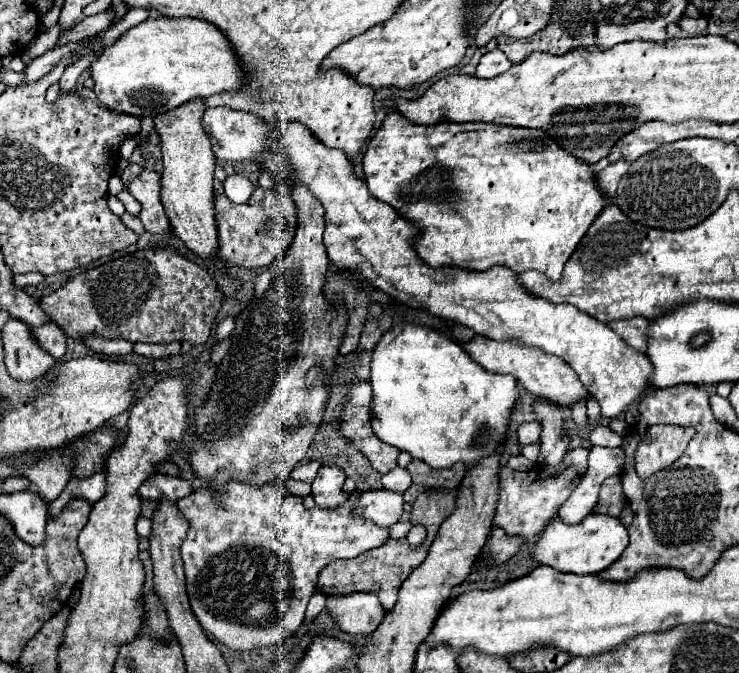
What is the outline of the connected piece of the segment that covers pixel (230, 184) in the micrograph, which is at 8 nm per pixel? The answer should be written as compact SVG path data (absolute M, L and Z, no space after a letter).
M232 174L224 180L224 192L236 204L244 204L250 198L252 190L254 190L254 186L242 174Z

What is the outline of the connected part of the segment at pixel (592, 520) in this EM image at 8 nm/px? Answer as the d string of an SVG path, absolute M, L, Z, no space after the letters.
M590 514L580 524L564 524L556 516L534 542L530 554L538 566L552 566L564 574L598 574L620 558L628 546L628 532L618 524L618 518L606 514Z

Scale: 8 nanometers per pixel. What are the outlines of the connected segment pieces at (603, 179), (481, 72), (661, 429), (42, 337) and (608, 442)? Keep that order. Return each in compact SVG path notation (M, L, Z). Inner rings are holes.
M616 162L616 164L610 164L608 168L604 168L602 172L598 172L594 176L596 178L596 186L600 188L600 192L606 198L612 198L616 194L616 186L618 186L620 178L628 172L628 166L630 166L630 162Z
M492 50L492 52L486 52L476 68L476 76L478 78L494 78L494 76L500 76L504 74L508 68L512 66L512 62L506 58L506 54L502 50Z
M650 426L646 438L636 450L636 472L640 478L648 478L658 470L668 468L688 446L694 430L680 426Z
M50 322L50 324L44 324L44 326L38 326L38 328L30 328L34 340L50 354L54 356L56 360L64 356L66 352L66 336L64 332L60 330L60 326L56 322Z
M596 424L596 426L592 428L592 432L590 432L588 440L590 440L590 444L592 444L592 446L606 446L606 448L622 446L622 436L614 434L610 428L600 426L600 424Z

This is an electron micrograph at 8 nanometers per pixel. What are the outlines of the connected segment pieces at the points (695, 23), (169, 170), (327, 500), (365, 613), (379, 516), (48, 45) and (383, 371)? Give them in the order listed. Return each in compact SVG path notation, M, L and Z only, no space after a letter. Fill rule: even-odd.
M682 16L680 20L678 20L678 26L682 28L682 30L686 30L686 32L702 32L706 26L708 26L708 20L700 20L700 18L690 18L690 16Z
M202 98L184 102L182 106L168 112L168 120L164 116L156 116L156 132L160 134L160 146L162 146L162 160L164 160L164 172L162 172L162 204L166 210L166 216L170 218L170 224L178 238L186 244L188 250L192 250L196 256L216 262L216 218L214 218L214 164L216 158L210 148L210 138L202 128L202 114L206 110L206 104Z
M320 466L314 482L312 482L312 496L316 500L316 506L320 508L336 508L348 500L350 494L342 492L342 484L346 480L346 474L340 466Z
M376 594L332 596L328 598L328 610L340 628L352 636L372 634L386 616L386 610Z
M372 490L372 492L362 492L356 508L356 516L364 516L368 520L374 520L378 526L392 526L396 524L402 514L404 514L404 498L398 492L388 492L388 490Z
M56 24L52 30L46 30L44 34L40 34L40 36L28 46L30 54L28 54L28 58L22 58L24 64L28 66L34 58L38 58L38 56L42 56L44 52L52 50L52 46L56 44L56 38L58 38L58 36L60 36L60 28L58 28L58 24Z
M398 324L382 334L372 352L370 386L370 416L374 434L382 442L396 446L400 452L408 452L412 458L418 458L432 468L450 468L456 462L464 462L470 468L490 456L504 442L508 432L506 424L510 424L512 408L518 400L516 380L512 376L484 370L444 334L414 324Z

